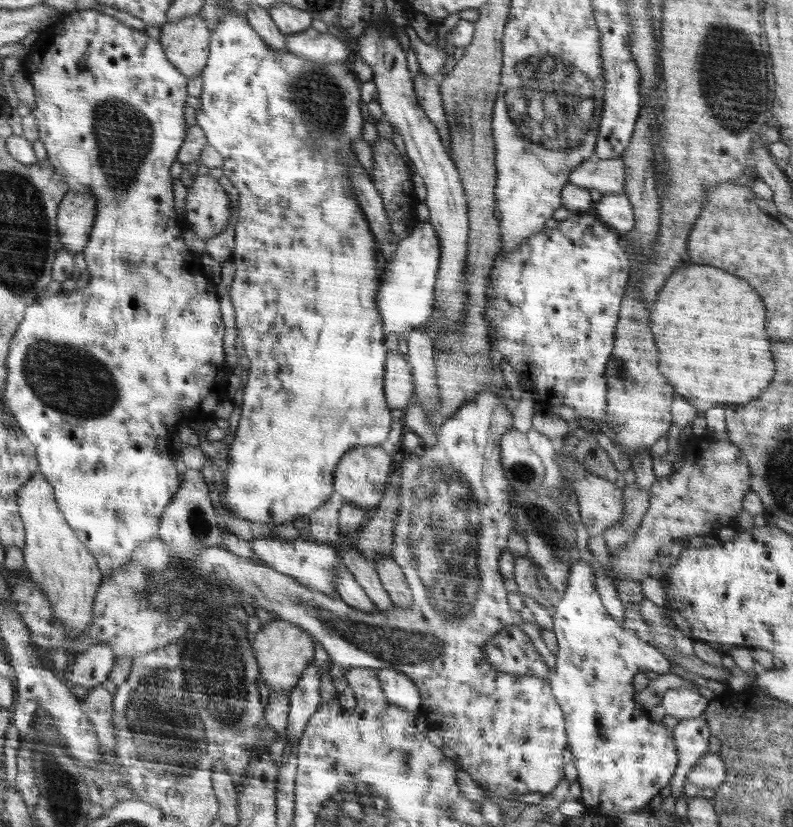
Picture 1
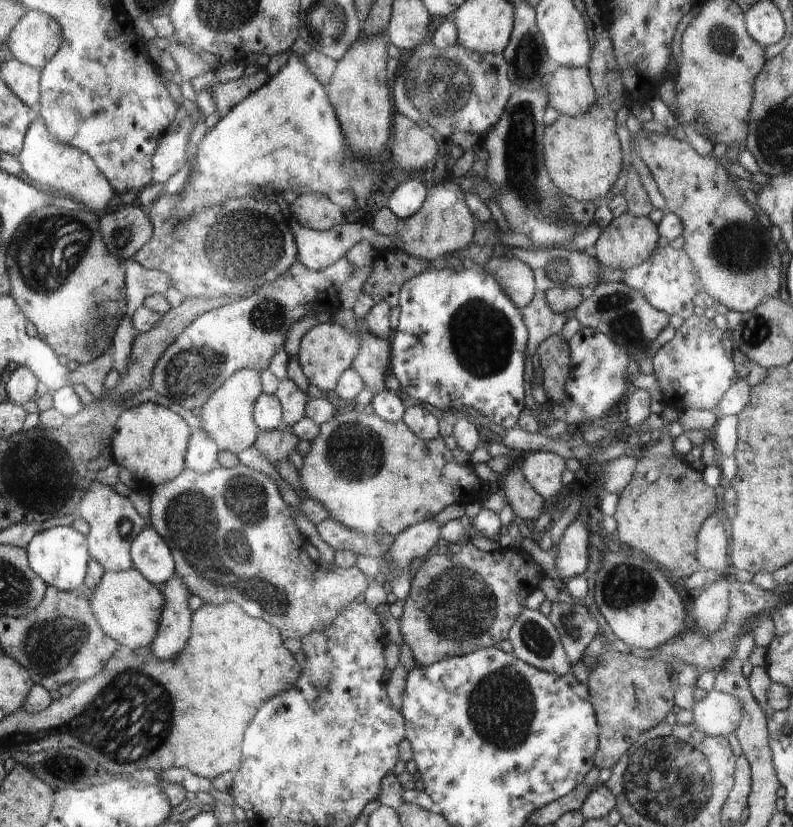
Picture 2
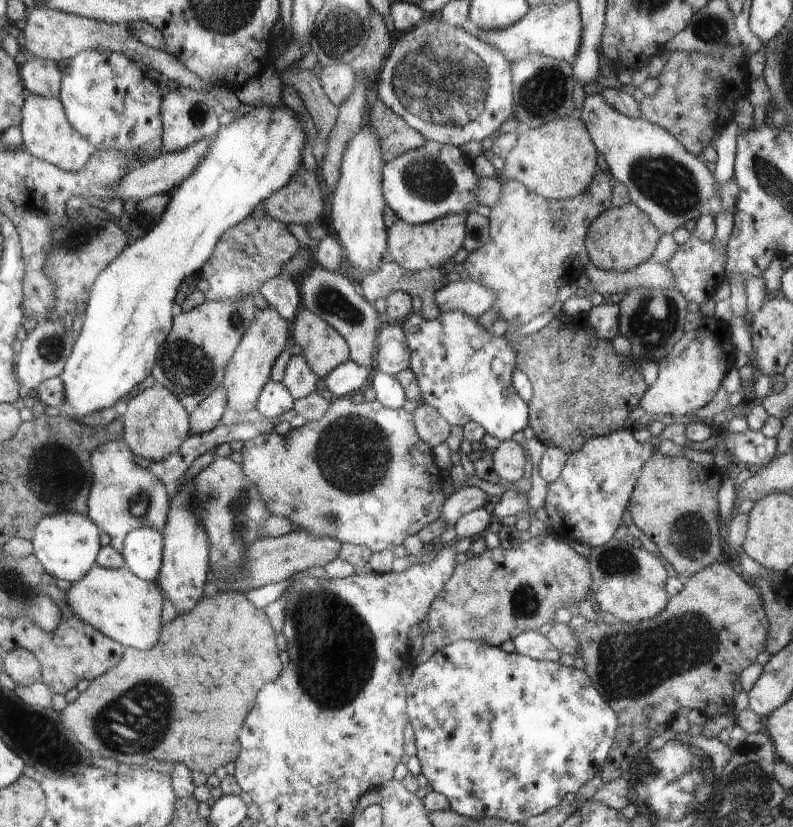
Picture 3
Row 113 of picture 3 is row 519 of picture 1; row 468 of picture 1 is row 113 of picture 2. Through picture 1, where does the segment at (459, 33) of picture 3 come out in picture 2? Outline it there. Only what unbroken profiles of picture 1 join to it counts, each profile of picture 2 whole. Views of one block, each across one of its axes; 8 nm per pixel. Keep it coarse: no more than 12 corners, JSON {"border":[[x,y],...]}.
{"border":[[415,48],[394,106],[438,134],[486,134],[509,102],[506,59]]}

